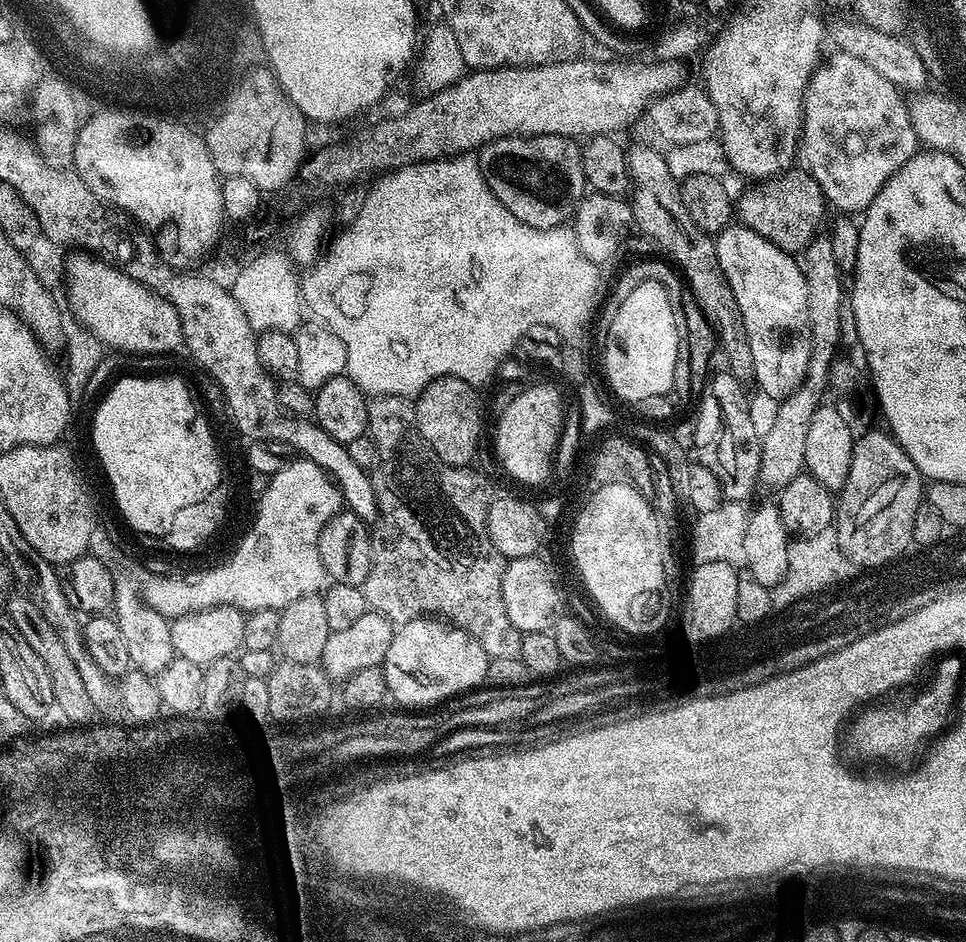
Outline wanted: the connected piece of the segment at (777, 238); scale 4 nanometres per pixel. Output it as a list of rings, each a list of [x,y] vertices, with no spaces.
[[[807,170],[801,172],[785,171],[771,180],[761,180],[748,186],[734,204],[734,212],[743,227],[754,230],[762,238],[774,242],[789,254],[803,253],[809,240],[818,235],[816,227],[824,216],[826,201],[824,191]]]

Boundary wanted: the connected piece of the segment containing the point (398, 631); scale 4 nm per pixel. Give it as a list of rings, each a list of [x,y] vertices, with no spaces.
[[[421,618],[399,625],[393,631],[390,650],[386,650],[383,662],[384,677],[388,687],[388,696],[398,703],[405,704],[408,710],[424,710],[427,704],[436,704],[439,700],[448,700],[459,692],[471,693],[477,689],[487,675],[487,668],[483,666],[485,651],[469,632],[457,628],[455,624],[445,622],[440,618]]]

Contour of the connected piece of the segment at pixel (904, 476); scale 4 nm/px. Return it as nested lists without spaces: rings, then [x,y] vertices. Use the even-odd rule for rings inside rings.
[[[884,432],[855,437],[850,474],[846,474],[846,482],[840,487],[834,504],[834,522],[840,526],[840,542],[848,556],[862,564],[878,564],[904,548],[916,496],[925,481],[895,436]]]

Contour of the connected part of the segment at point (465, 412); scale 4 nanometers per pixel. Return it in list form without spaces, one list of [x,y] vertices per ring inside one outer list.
[[[443,376],[426,385],[420,395],[415,397],[416,428],[444,463],[467,466],[473,463],[471,460],[475,458],[476,447],[480,444],[480,400],[476,397],[476,392],[477,389],[462,382],[462,378]]]

